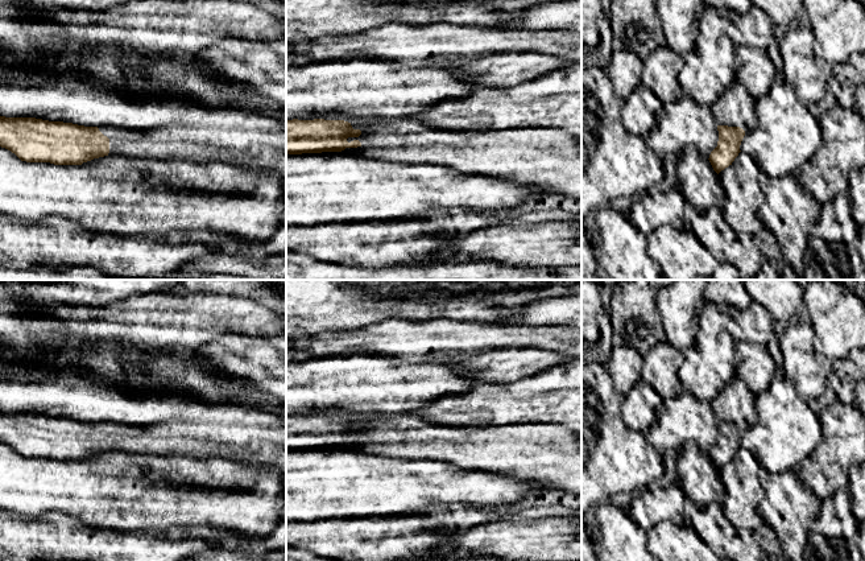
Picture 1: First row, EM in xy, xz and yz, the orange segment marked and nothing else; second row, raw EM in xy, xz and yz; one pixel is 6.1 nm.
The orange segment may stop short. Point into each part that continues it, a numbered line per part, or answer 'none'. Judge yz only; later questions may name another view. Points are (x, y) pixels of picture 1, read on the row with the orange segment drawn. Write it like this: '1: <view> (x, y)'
none

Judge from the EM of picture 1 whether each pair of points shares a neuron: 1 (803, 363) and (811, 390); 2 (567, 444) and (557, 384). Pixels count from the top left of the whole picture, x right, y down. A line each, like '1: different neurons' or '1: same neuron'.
1: same neuron
2: different neurons

